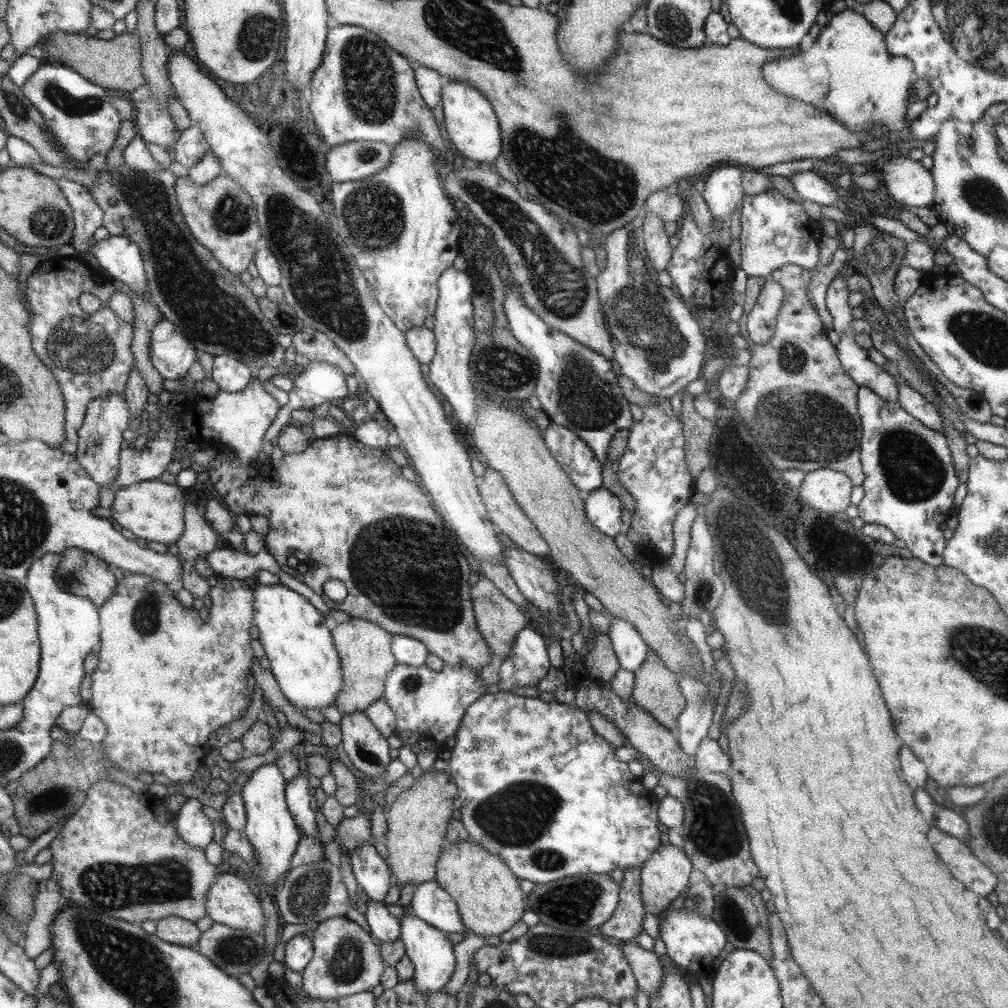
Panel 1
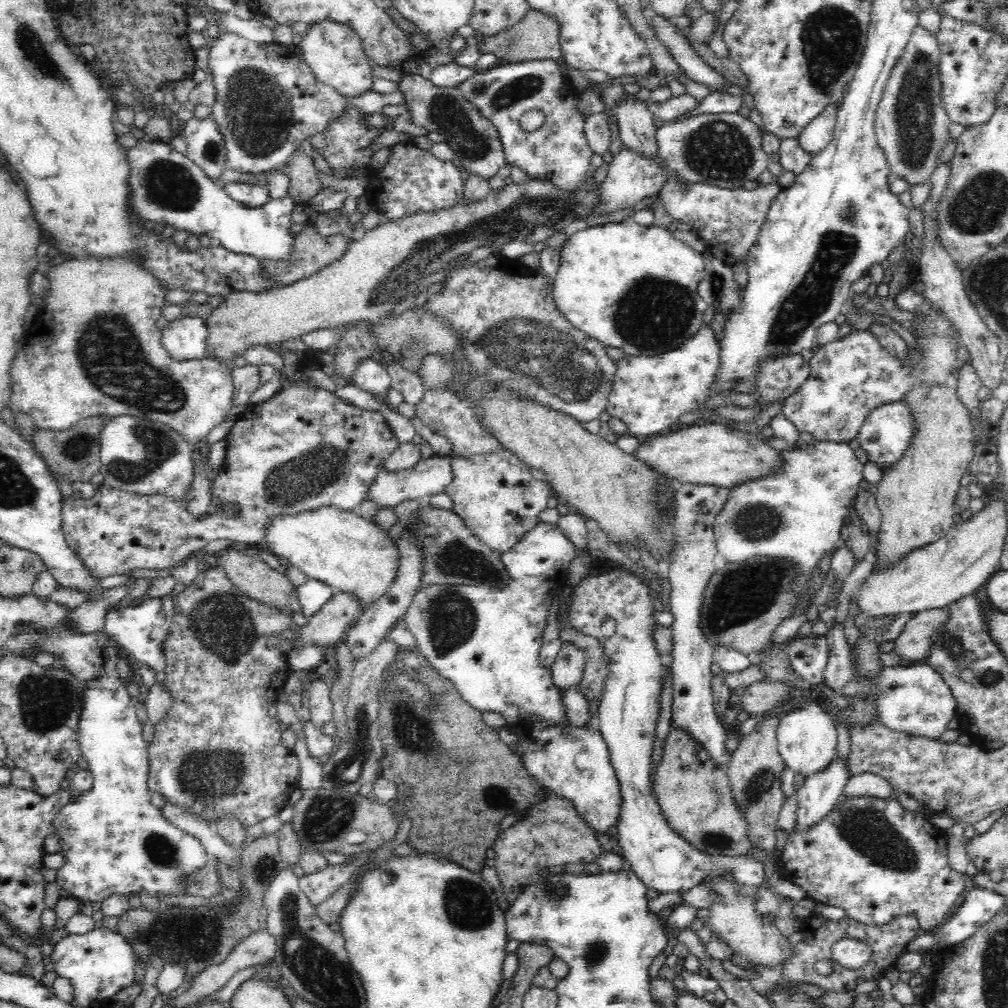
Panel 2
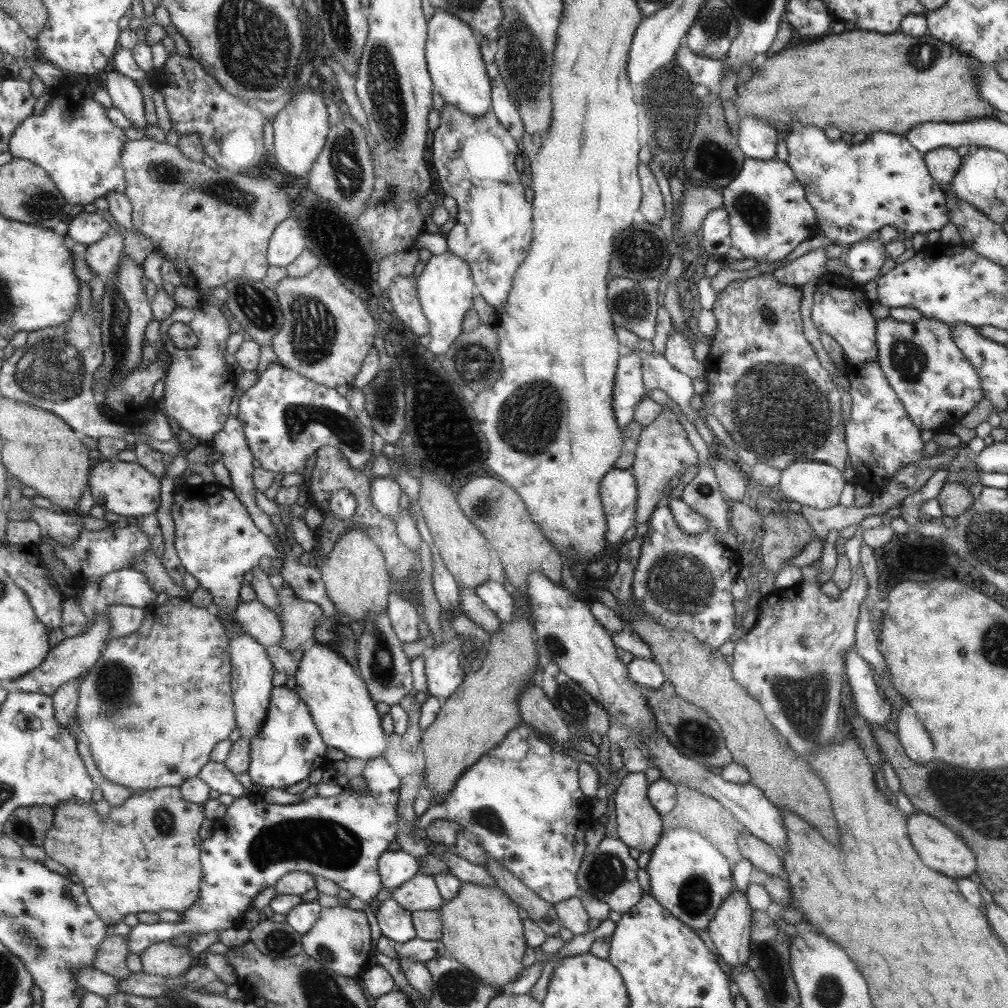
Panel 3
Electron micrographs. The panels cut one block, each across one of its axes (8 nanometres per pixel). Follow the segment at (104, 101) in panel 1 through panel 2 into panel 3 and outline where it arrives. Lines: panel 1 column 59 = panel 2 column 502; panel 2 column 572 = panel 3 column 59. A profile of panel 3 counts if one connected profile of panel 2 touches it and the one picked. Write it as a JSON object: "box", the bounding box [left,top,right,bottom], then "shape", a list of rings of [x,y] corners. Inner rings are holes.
{"box":[10,74,127,206],"shape":[[[67,74],[66,83],[57,90],[57,97],[51,99],[44,112],[31,116],[15,132],[10,143],[10,154],[13,158],[29,160],[44,168],[56,183],[69,206],[74,204],[91,204],[97,198],[105,198],[109,192],[125,193],[127,190],[127,170],[123,168],[123,150],[127,144],[127,136],[123,129],[115,125],[110,118],[110,110],[95,101],[95,88],[85,88],[75,83],[72,74]]]}

